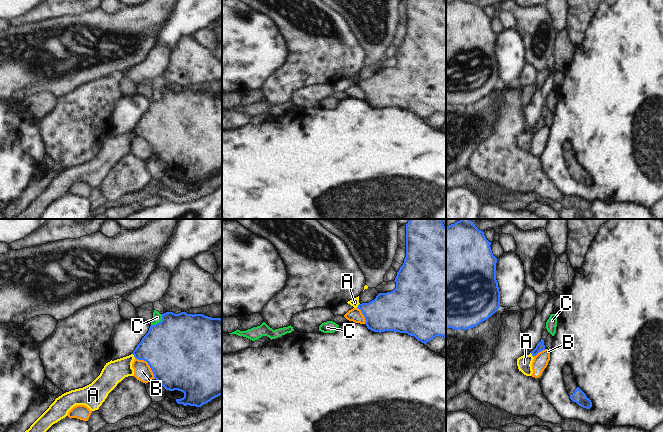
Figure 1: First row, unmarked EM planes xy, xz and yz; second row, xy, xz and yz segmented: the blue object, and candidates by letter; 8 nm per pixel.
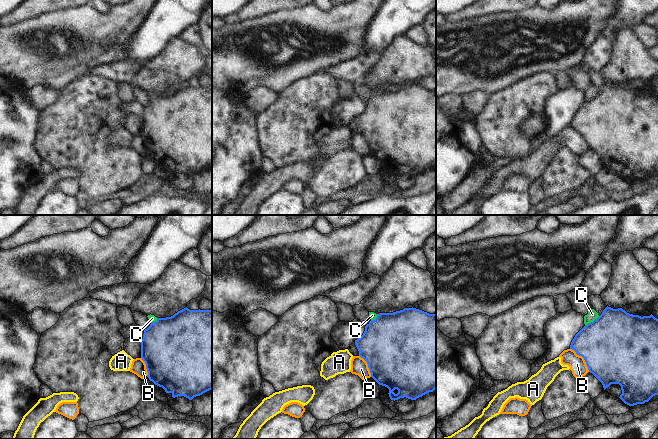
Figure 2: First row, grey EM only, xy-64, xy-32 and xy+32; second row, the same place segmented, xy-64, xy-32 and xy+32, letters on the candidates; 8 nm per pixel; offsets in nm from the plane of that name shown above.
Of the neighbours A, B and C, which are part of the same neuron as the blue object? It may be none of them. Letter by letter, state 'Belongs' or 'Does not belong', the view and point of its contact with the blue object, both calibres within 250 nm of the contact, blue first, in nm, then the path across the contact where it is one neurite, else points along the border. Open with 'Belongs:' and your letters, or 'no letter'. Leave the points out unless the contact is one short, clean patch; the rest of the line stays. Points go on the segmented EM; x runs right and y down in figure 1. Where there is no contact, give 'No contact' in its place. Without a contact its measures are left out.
Belongs: no letter
A: Does not belong. Touches blue at yz (532, 355). Thickness 70 nm (blue) against 120 nm. Boundary: yz (530, 352), (533, 357)
B: Does not belong. Touches blue at xy (148, 364). Thickness 500 nm (blue) against 140 nm
C: Does not belong. Touches blue at xy (159, 322). Thickness 500 nm (blue) against 80 nm. Boundary: xy (162, 314), (162, 319), (151, 326)

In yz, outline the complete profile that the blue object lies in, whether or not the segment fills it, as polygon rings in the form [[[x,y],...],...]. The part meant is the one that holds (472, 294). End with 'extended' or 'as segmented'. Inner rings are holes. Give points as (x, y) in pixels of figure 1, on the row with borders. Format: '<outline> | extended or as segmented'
[[[461,219],[446,227],[446,328],[473,328],[500,308],[497,258],[490,245],[484,232],[469,219]]] | as segmented

